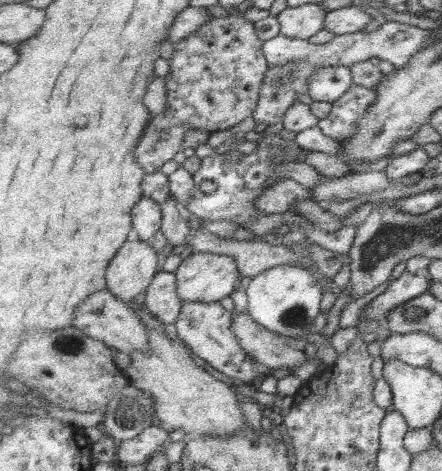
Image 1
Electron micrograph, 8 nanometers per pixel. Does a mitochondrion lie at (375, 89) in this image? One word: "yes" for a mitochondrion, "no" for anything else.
no

